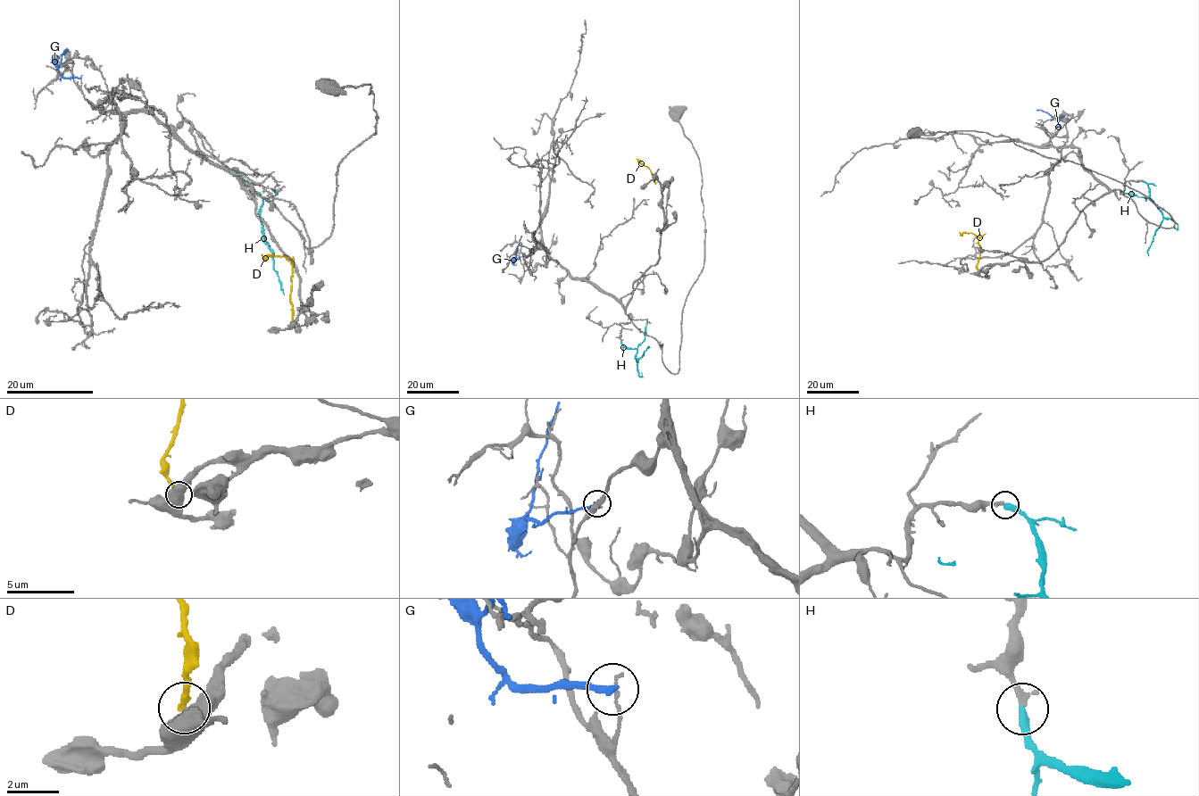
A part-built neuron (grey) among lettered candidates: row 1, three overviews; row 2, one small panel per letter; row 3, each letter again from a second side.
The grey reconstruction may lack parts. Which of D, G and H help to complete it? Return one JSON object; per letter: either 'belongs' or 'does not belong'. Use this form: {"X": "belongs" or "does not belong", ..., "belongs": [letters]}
{"D": "does not belong", "G": "does not belong", "H": "belongs", "belongs": ["H"]}

